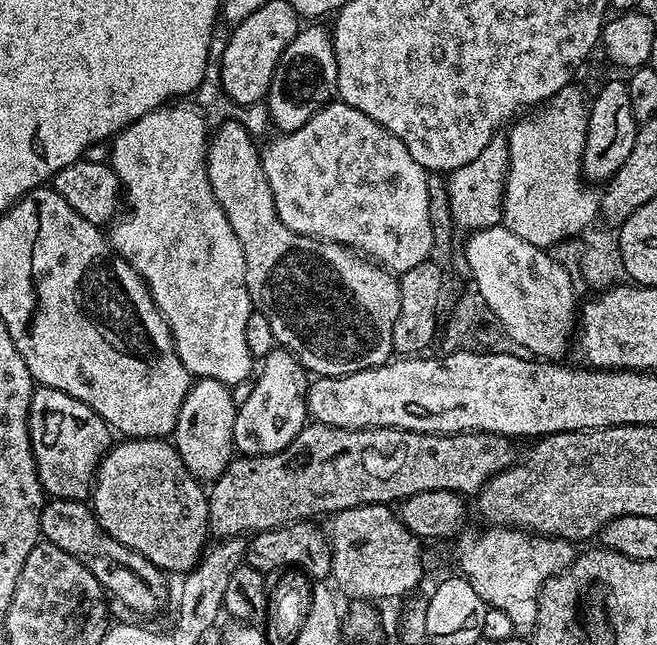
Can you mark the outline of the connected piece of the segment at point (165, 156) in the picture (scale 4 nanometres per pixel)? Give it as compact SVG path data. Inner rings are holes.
M176 106L147 112L134 123L127 124L110 141L110 166L120 180L127 208L129 204L128 213L126 208L111 225L110 243L112 249L144 279L158 310L170 326L182 366L186 366L193 377L233 386L249 379L254 372L254 358L250 346L246 346L246 318L250 318L254 311L246 286L246 258L242 254L242 242L238 242L238 234L234 234L210 186L209 125L195 107L172 107Z

